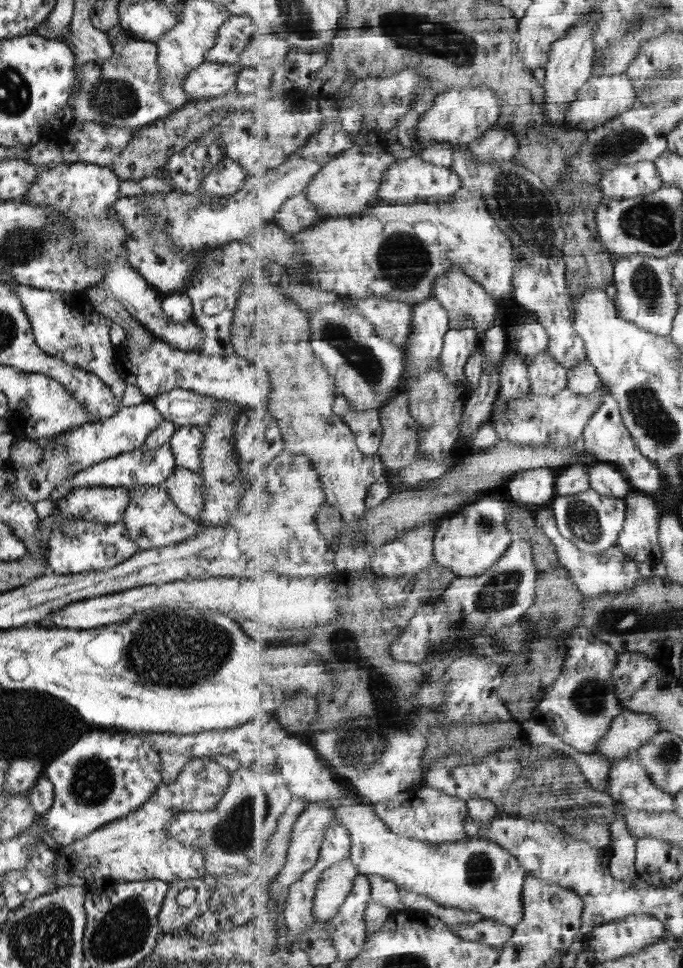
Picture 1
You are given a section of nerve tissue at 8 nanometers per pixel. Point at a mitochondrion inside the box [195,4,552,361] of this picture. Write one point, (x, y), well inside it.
(423, 36)

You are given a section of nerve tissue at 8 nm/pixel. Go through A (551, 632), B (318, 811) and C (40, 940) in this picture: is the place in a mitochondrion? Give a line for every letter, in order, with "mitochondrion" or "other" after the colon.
A: mitochondrion
B: other
C: mitochondrion

